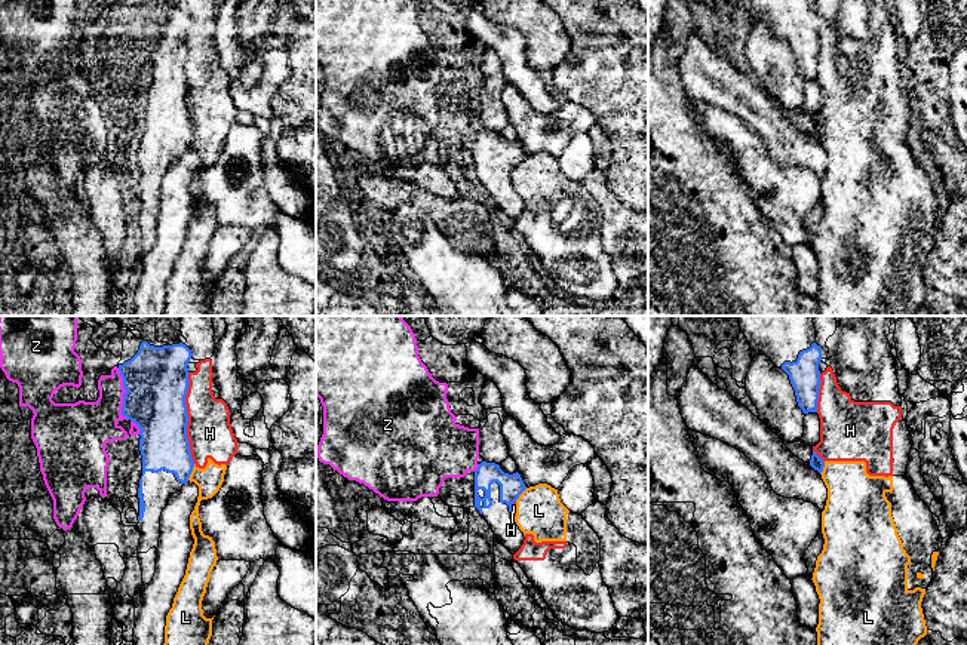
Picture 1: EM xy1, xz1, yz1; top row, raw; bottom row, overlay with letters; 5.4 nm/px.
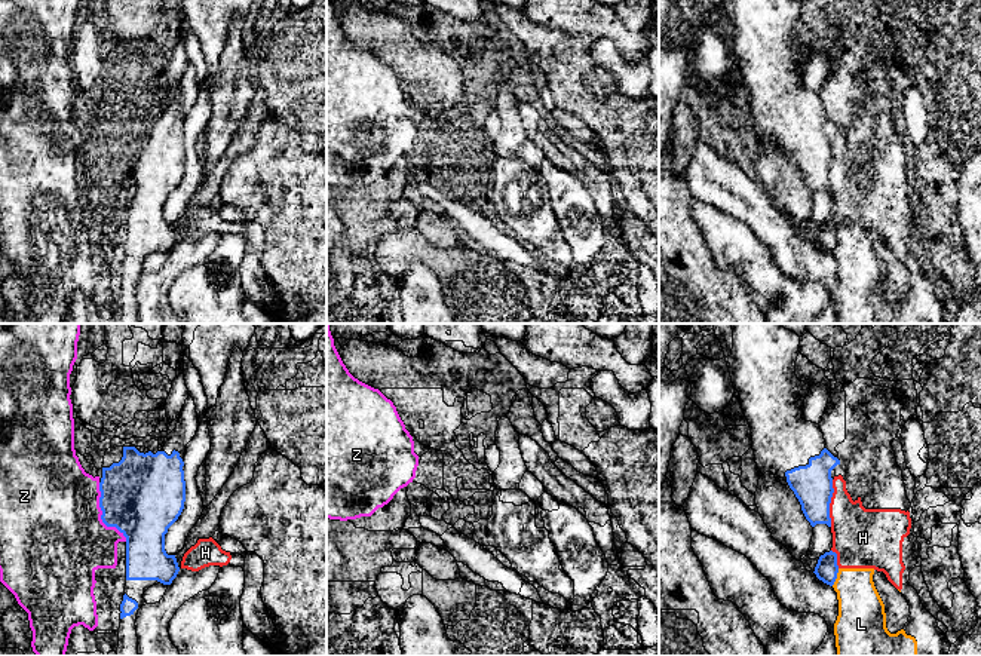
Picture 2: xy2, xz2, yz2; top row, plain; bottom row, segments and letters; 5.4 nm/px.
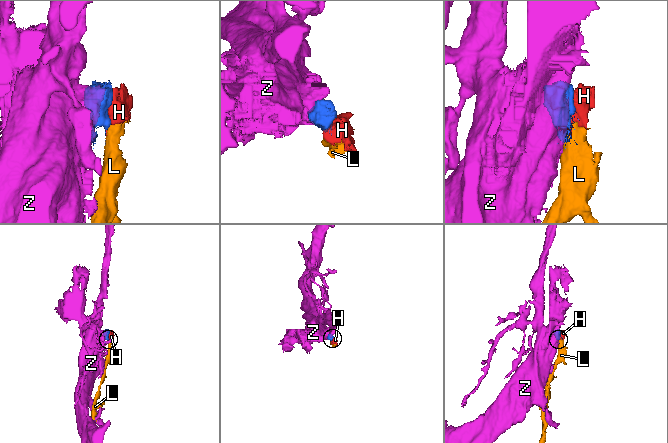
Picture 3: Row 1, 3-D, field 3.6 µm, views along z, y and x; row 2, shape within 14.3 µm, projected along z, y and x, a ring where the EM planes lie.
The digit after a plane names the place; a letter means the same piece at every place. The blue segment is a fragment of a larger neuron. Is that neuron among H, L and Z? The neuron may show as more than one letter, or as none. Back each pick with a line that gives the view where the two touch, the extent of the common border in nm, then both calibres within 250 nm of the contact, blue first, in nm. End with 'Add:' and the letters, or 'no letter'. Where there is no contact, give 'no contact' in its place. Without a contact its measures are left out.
Add: no letter

